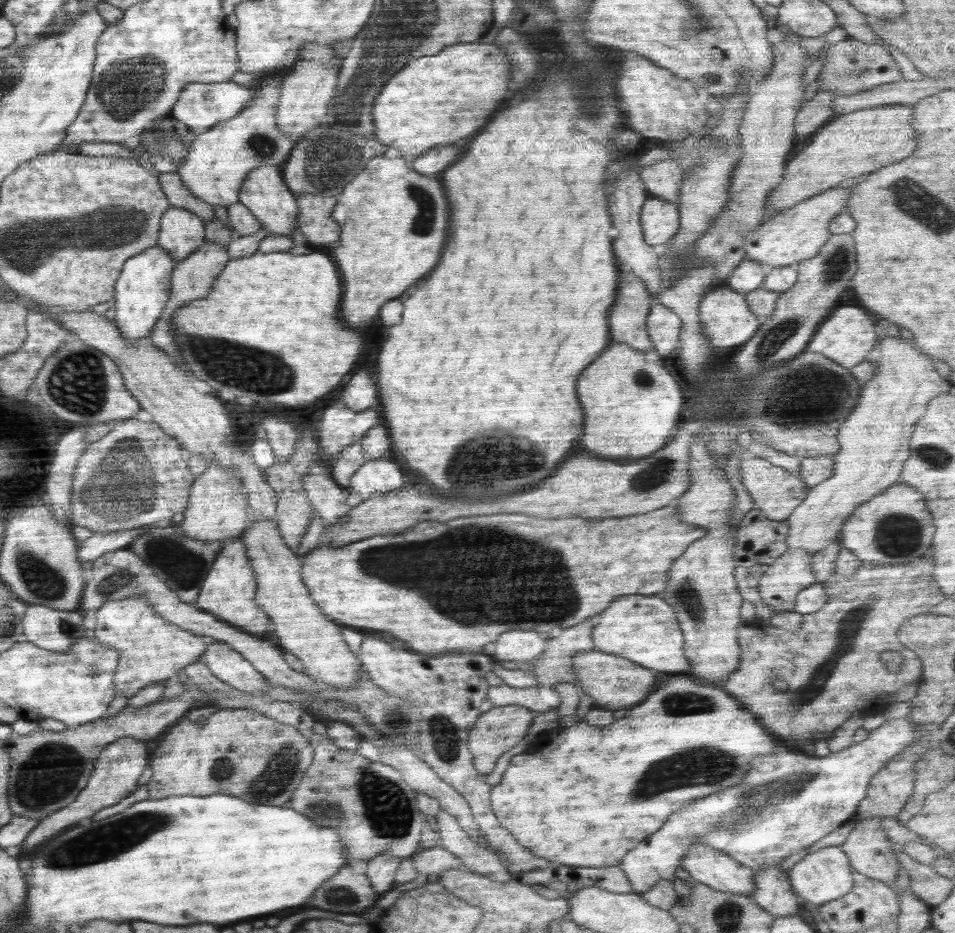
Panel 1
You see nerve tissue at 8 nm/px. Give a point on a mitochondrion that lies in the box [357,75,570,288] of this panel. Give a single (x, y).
(422, 224)

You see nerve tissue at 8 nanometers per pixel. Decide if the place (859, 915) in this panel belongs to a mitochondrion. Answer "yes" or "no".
no

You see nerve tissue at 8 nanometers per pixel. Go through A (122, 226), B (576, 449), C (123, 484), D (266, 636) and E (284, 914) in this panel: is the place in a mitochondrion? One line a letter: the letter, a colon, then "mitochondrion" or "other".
A: mitochondrion
B: other
C: mitochondrion
D: other
E: other

